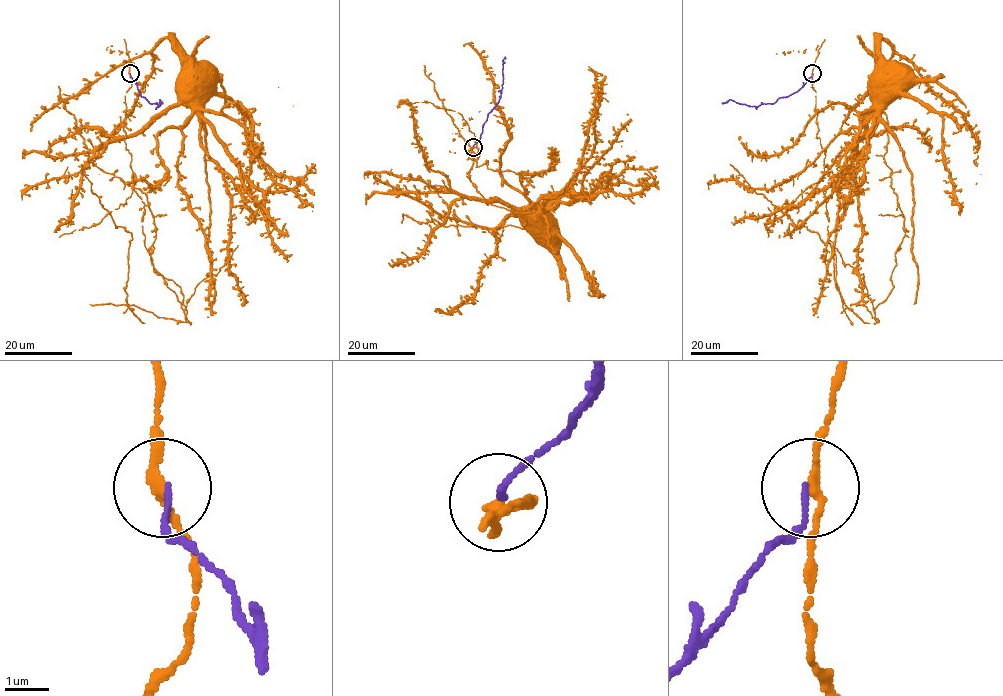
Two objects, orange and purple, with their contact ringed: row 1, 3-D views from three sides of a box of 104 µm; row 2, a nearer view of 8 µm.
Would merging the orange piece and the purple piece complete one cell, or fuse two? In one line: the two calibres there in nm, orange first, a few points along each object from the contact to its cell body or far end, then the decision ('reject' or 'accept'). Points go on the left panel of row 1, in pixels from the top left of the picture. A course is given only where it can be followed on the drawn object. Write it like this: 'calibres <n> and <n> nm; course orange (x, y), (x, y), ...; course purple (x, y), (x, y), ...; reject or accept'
calibres 180 and 110 nm; course orange (129, 73), (123, 138), (133, 193), (98, 223), (63, 233), (83, 166), (165, 114), (190, 70); course purple (130, 73), (139, 95), (150, 103), (159, 106), (160, 100), (162, 103); reject

